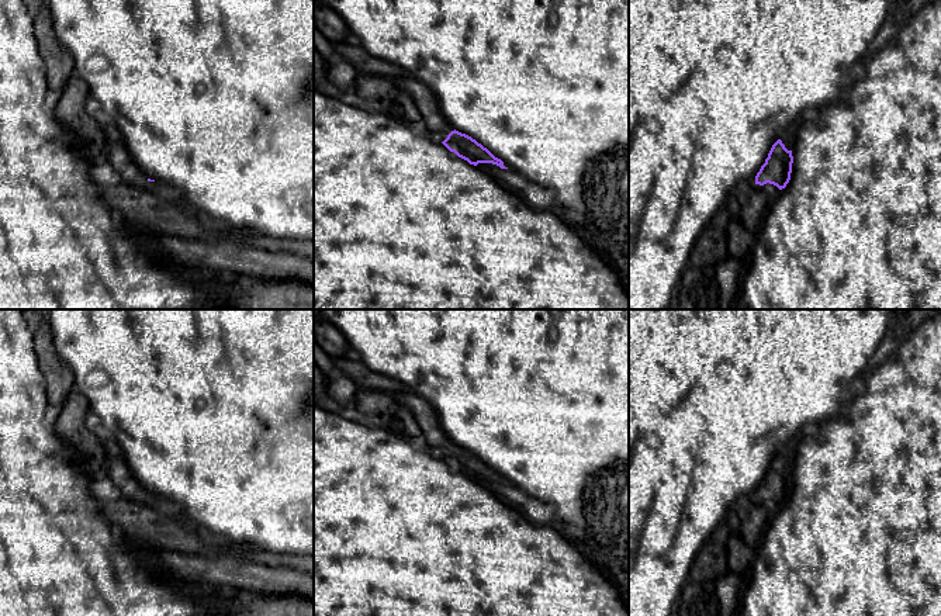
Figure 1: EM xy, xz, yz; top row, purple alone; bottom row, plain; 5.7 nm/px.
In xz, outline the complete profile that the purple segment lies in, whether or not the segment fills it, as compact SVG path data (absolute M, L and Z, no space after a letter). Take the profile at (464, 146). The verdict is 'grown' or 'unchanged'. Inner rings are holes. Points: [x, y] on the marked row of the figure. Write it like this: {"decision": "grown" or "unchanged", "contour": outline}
{"decision": "grown", "contour": "M411 76L394 79L394 83L399 93L407 91L411 94L426 124L428 134L433 141L442 142L450 152L454 152L470 165L492 163L501 169L508 169L504 166L504 162L495 158L487 148L452 127L442 114L435 93L426 84Z"}

